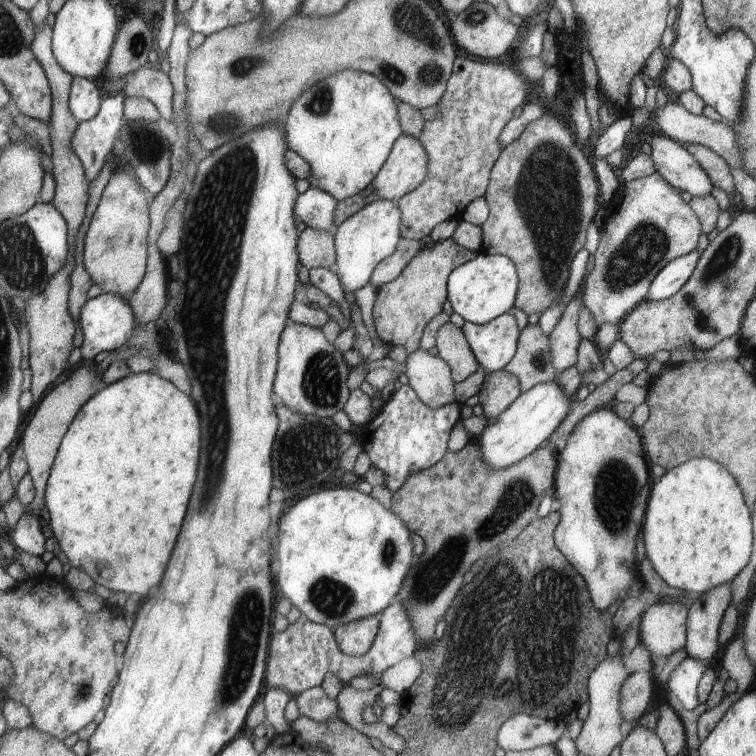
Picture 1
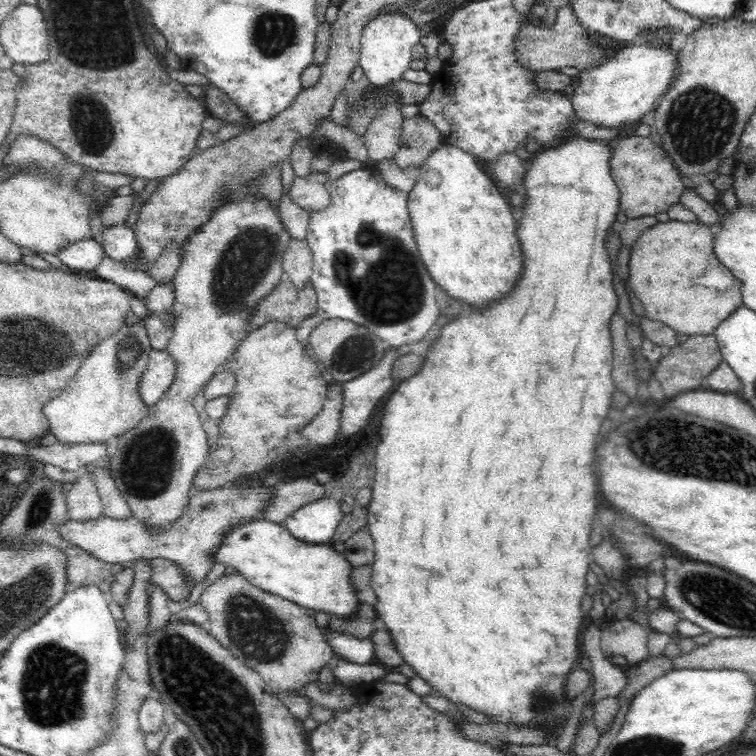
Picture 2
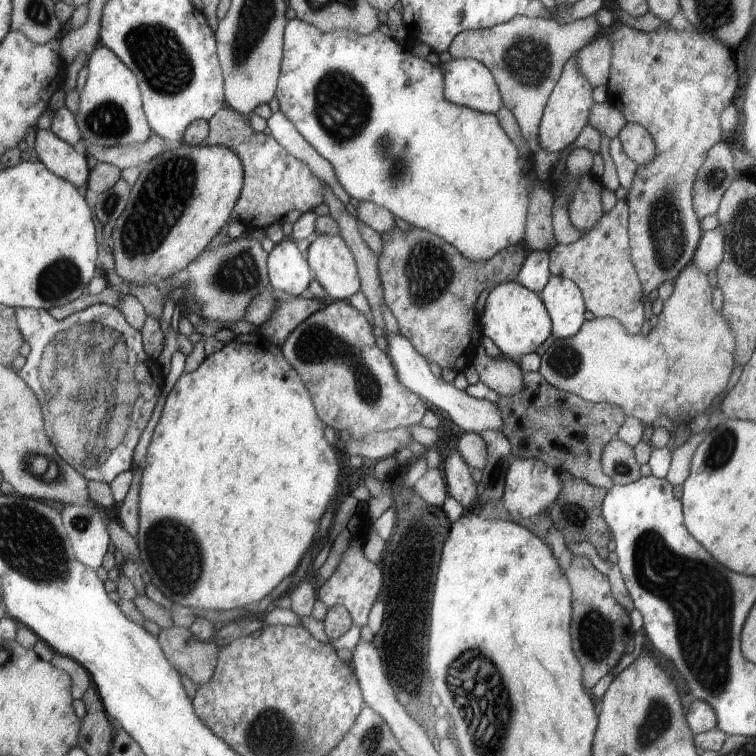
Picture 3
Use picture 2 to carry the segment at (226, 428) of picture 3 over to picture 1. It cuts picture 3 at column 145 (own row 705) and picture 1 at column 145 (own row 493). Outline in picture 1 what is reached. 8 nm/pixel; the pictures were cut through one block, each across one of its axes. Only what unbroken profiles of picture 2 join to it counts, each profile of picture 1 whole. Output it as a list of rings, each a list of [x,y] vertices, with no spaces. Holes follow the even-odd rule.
[[[139,372],[129,373],[111,384],[102,386],[79,408],[79,412],[75,414],[61,437],[45,485],[43,514],[51,526],[51,534],[57,540],[60,551],[65,554],[69,564],[85,572],[99,586],[105,586],[115,592],[125,592],[127,595],[139,594],[144,599],[145,594],[149,594],[149,588],[159,582],[167,556],[175,544],[175,536],[179,534],[179,526],[195,480],[197,452],[199,452],[199,420],[195,406],[185,394],[181,394],[179,389],[171,384],[171,381],[155,373]]]

